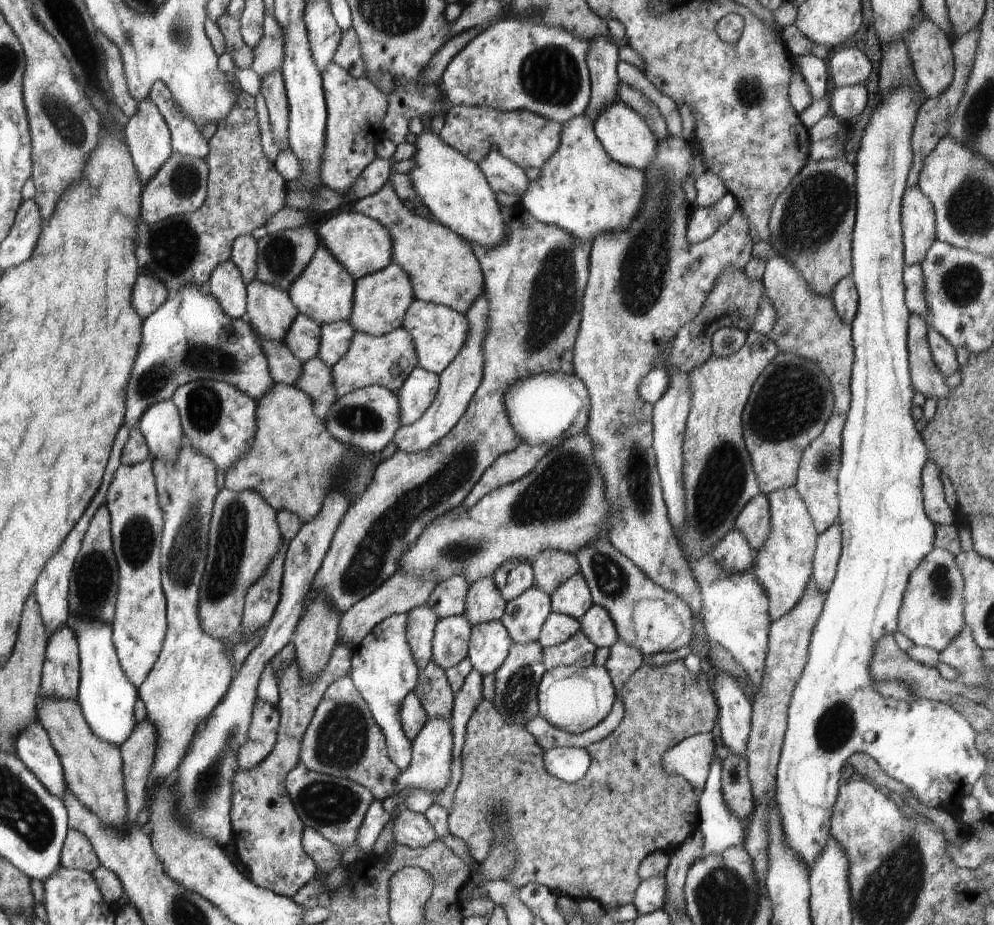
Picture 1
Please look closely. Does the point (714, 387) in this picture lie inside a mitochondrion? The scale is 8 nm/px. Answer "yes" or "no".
no

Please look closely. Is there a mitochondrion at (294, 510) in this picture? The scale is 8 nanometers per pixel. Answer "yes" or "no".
no

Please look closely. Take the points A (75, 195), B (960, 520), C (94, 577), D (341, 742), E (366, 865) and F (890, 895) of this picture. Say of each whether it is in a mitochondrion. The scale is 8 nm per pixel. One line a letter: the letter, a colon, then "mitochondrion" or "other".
A: other
B: other
C: mitochondrion
D: mitochondrion
E: other
F: mitochondrion

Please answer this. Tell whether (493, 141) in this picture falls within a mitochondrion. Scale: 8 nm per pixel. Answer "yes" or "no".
no

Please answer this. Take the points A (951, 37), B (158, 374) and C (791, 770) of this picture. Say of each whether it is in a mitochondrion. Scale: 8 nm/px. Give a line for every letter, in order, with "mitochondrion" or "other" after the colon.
A: other
B: mitochondrion
C: other

